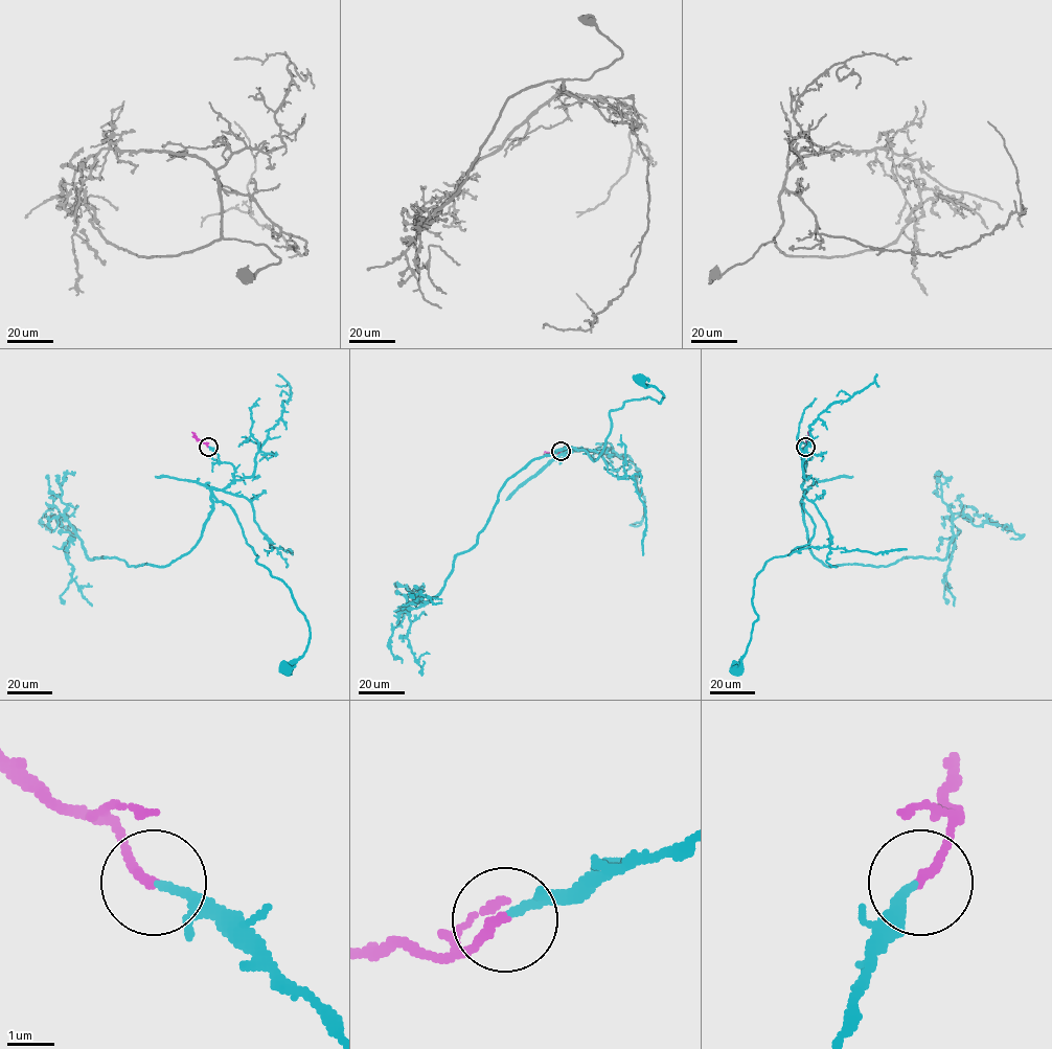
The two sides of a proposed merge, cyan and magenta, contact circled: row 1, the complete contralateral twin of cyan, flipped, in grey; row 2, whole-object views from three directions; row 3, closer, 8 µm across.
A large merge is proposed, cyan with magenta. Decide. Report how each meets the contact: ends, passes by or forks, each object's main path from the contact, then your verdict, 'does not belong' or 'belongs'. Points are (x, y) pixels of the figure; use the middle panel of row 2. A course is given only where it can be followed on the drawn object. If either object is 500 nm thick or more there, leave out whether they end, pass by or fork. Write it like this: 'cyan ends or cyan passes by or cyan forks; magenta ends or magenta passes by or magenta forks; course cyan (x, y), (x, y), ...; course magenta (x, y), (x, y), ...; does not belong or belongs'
cyan ends; magenta ends; course cyan (561, 451), (588, 450), (564, 452), (596, 459), (611, 411), (660, 403), (660, 391), (640, 379); course magenta (561, 451), (544, 454); belongs

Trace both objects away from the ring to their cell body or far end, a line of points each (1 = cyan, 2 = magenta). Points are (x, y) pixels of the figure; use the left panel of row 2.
1: (208, 447), (234, 472), (211, 493), (231, 507), (257, 563), (289, 588), (309, 624), (305, 652), (286, 666)
2: (208, 447), (191, 432)

